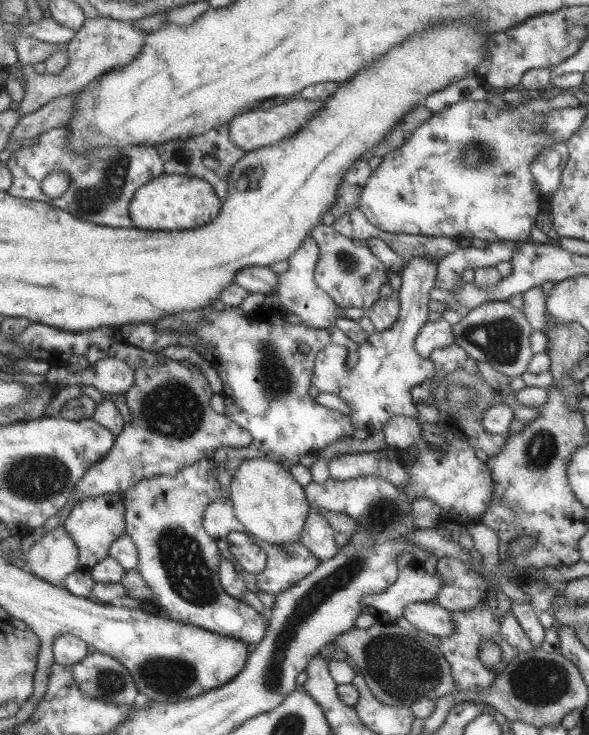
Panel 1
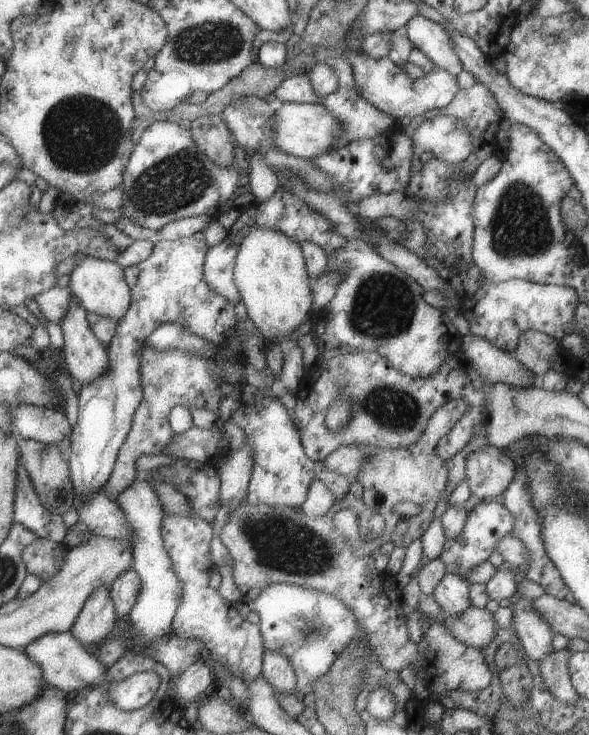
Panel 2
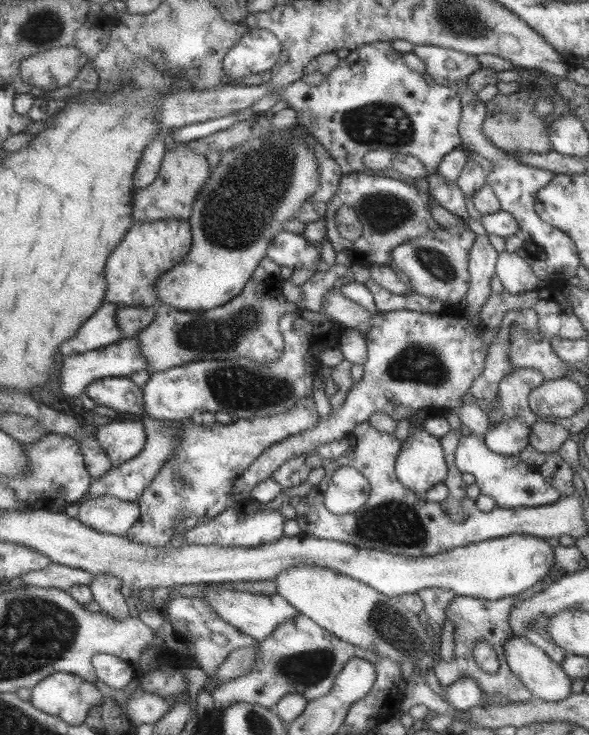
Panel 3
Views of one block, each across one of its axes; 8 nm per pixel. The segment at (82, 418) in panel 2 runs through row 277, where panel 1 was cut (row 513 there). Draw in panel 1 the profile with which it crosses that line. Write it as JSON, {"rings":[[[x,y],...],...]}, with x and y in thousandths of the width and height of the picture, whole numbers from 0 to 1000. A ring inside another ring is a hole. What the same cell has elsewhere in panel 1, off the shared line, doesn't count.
{"rings":[[[355,623],[307,635],[294,649],[270,648],[239,652],[229,661],[207,669],[212,724],[233,747],[233,778],[258,805],[255,816],[282,834],[287,844],[321,848],[384,868],[407,871],[428,880],[450,867],[455,838],[452,834],[443,837],[414,816],[402,816],[375,801],[368,778],[374,754],[367,737],[343,716],[348,690],[358,682],[382,673],[384,669],[362,646],[362,627]]]}

